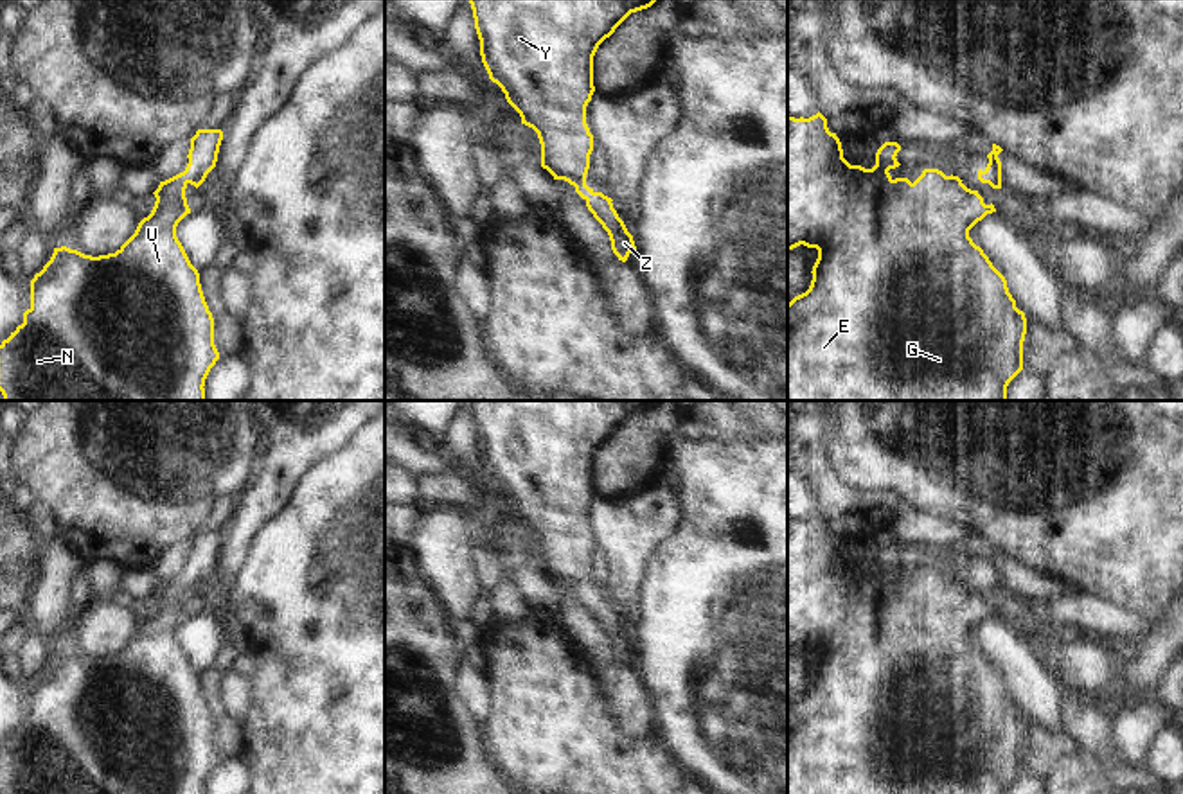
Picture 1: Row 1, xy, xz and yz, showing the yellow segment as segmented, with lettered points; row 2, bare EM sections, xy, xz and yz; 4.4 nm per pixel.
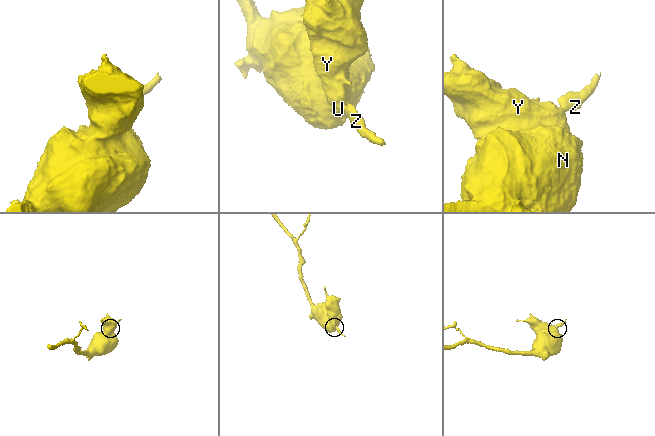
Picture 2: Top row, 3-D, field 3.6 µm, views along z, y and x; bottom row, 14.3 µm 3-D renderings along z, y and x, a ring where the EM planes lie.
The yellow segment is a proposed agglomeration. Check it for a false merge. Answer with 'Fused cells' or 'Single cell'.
Single cell.

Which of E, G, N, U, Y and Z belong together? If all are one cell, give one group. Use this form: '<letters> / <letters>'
E G N U Y Z

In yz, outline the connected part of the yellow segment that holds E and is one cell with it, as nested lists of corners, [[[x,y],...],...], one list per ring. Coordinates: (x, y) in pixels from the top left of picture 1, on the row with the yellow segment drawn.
[[[820,111],[809,119],[787,115],[787,251],[800,244],[818,250],[809,289],[787,304],[787,401],[1007,401],[1009,383],[1023,370],[1025,313],[1016,307],[1005,277],[969,237],[978,221],[996,212],[994,205],[985,205],[978,190],[938,169],[924,169],[913,183],[908,178],[894,180],[888,171],[901,165],[895,158],[899,151],[897,142],[885,142],[872,169],[850,165]]]

